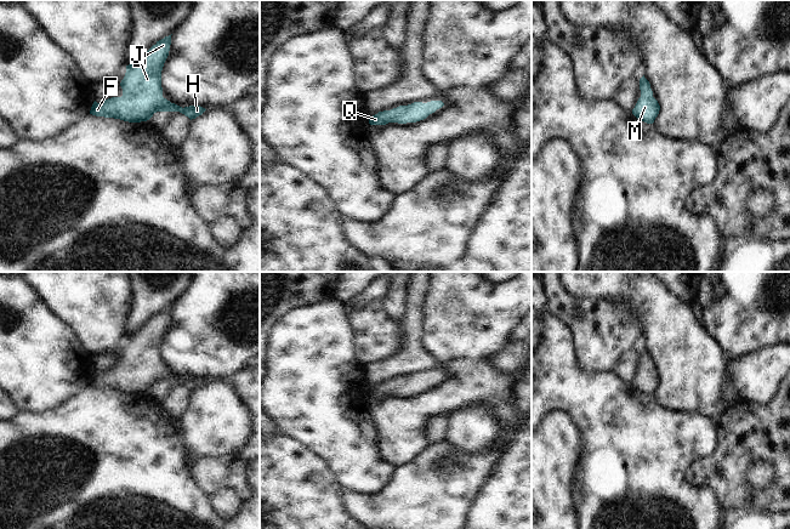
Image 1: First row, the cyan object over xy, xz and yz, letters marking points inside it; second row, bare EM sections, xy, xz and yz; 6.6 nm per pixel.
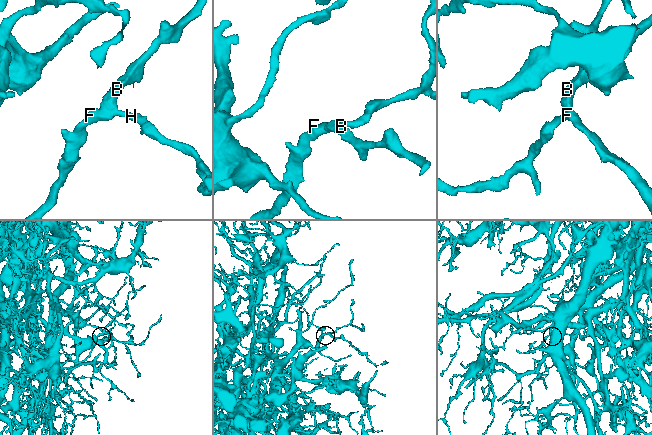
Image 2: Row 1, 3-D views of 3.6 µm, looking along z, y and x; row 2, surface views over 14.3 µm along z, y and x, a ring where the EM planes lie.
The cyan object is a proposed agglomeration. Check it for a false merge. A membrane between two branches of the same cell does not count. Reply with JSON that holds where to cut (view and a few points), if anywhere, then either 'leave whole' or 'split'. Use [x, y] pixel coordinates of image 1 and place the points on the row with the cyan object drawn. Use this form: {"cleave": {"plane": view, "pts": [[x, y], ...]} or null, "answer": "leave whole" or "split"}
{"cleave": null, "answer": "leave whole"}

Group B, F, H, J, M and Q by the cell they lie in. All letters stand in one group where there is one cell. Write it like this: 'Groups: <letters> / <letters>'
Groups: B F H J M Q

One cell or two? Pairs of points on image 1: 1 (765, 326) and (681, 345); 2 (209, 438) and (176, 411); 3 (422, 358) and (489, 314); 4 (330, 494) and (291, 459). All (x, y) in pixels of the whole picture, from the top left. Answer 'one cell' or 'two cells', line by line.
1: two cells
2: two cells
3: two cells
4: one cell

